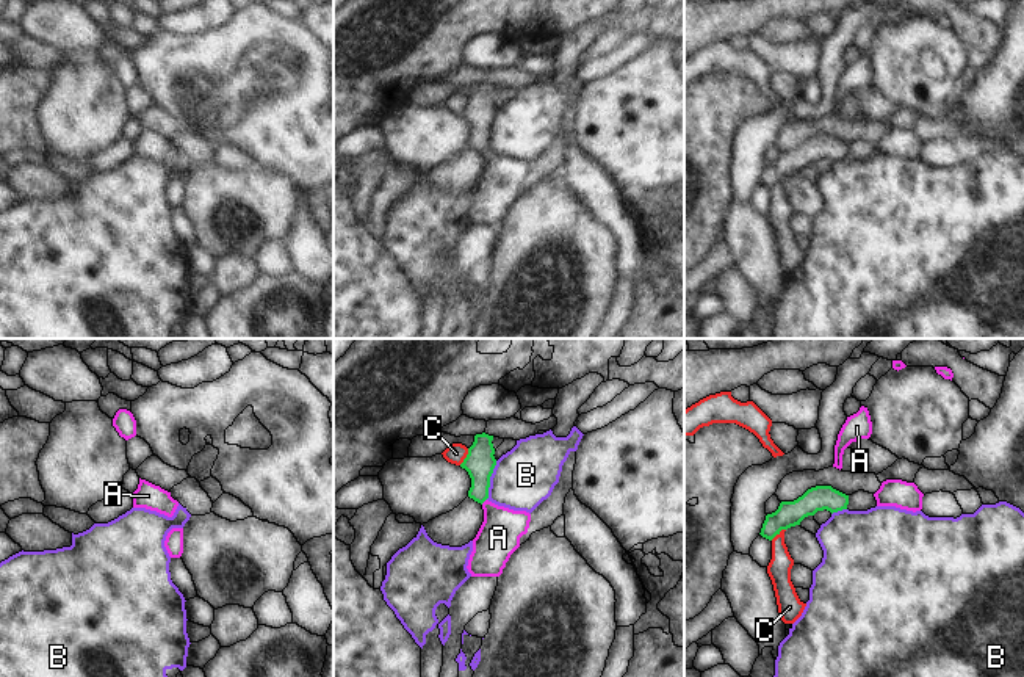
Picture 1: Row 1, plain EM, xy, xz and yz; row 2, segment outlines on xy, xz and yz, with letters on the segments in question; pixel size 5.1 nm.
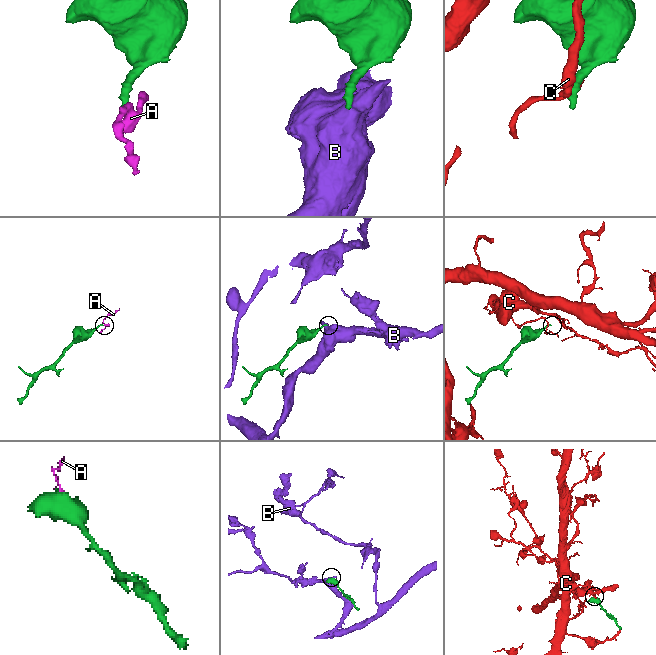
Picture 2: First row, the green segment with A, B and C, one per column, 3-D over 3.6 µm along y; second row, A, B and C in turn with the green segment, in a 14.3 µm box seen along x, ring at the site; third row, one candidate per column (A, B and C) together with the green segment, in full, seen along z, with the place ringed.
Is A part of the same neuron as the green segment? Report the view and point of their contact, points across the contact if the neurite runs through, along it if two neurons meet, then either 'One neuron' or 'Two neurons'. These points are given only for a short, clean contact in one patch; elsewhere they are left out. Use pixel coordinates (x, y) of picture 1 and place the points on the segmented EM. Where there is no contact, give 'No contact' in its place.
Touches green at xz (483, 502). Path across: xz (479, 463), (479, 494), (483, 502), (498, 521), (498, 538). One neuron.

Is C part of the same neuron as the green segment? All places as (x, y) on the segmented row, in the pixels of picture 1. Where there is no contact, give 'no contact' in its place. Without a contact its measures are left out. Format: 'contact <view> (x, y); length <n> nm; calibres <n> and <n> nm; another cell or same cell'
contact xz (467, 456); length 100 nm; calibres 160 and 100 nm; another cell

